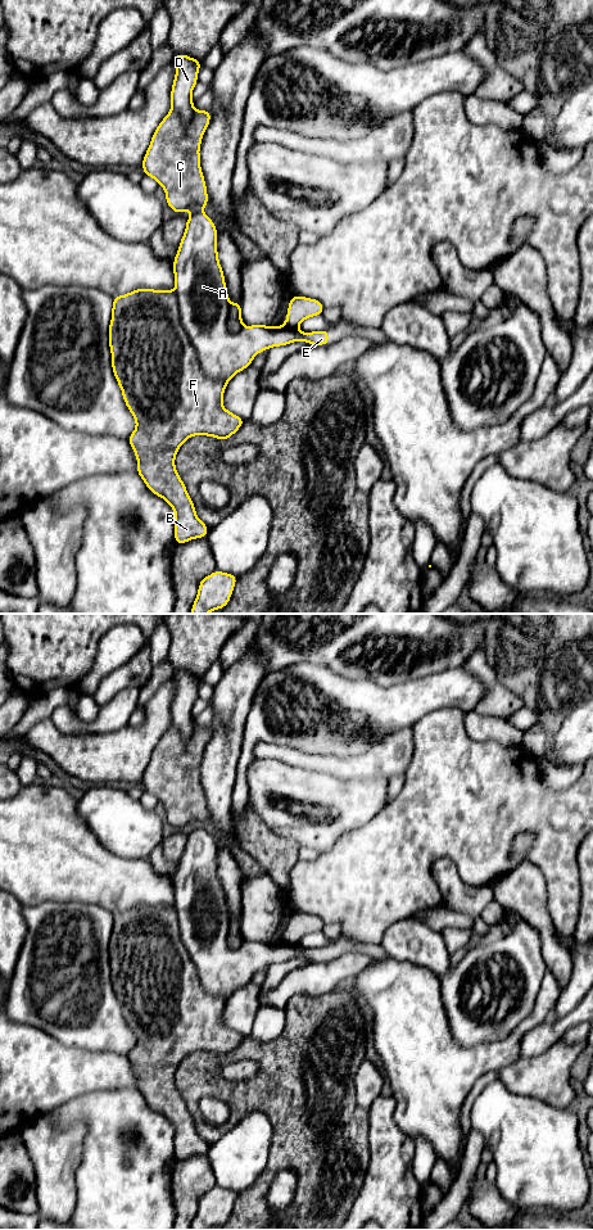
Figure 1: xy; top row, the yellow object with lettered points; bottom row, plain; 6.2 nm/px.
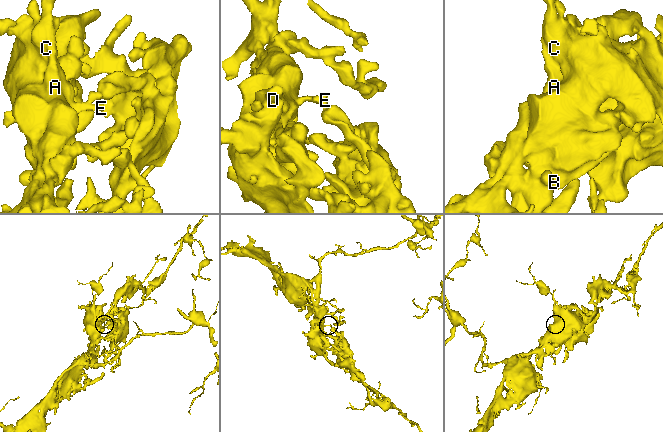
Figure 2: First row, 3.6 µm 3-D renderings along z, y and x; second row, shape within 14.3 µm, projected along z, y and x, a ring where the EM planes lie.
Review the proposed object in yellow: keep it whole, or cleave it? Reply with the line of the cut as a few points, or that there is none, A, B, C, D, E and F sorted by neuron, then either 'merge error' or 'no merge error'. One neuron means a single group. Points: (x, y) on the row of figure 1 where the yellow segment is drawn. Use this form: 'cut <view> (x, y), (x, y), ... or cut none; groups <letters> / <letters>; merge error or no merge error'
cut xy (175, 290), (180, 324), (202, 370), (226, 384); groups A D E / B C F; merge error

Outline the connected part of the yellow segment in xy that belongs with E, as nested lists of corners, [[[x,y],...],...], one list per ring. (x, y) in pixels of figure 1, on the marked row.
[[[202,208],[193,211],[186,220],[186,229],[173,259],[173,275],[181,325],[189,335],[199,363],[208,377],[227,384],[237,372],[249,367],[258,353],[273,347],[282,347],[294,342],[305,342],[311,345],[329,344],[327,329],[302,333],[298,329],[291,329],[286,321],[280,327],[249,325],[239,333],[230,330],[230,298],[225,273],[218,261],[217,227]]]

